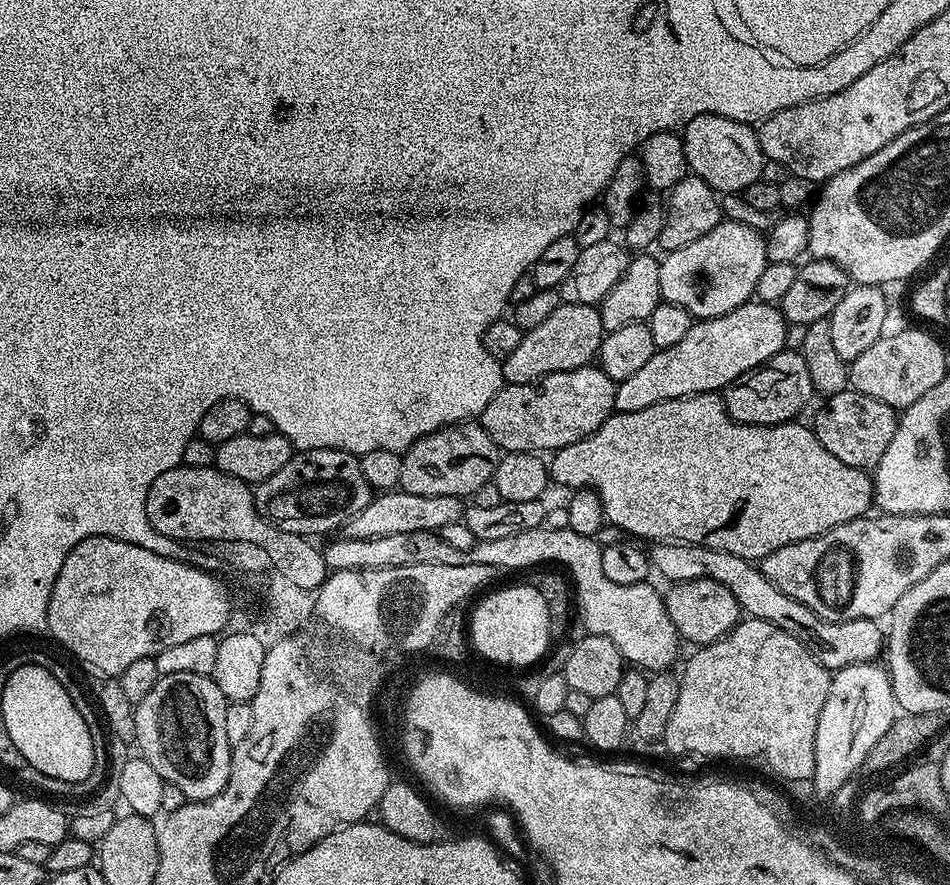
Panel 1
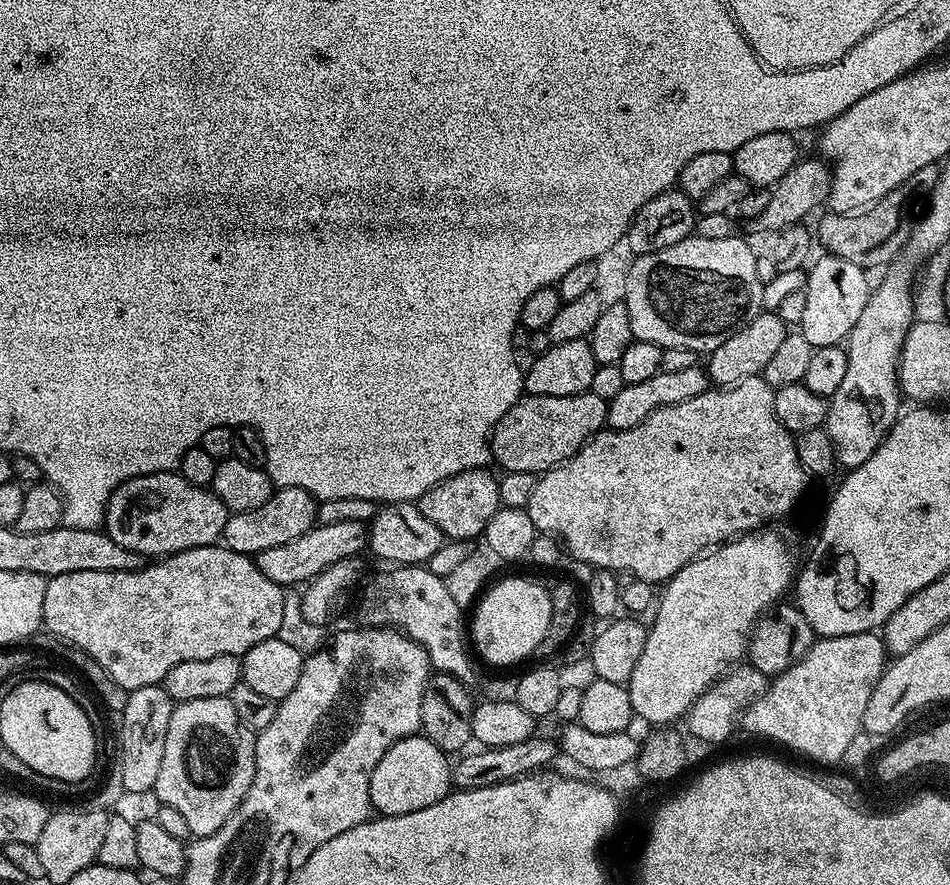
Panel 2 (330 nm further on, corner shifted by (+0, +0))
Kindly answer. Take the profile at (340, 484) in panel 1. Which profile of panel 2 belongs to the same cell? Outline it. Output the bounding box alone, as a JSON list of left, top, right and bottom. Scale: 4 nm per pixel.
[222,488,318,554]

